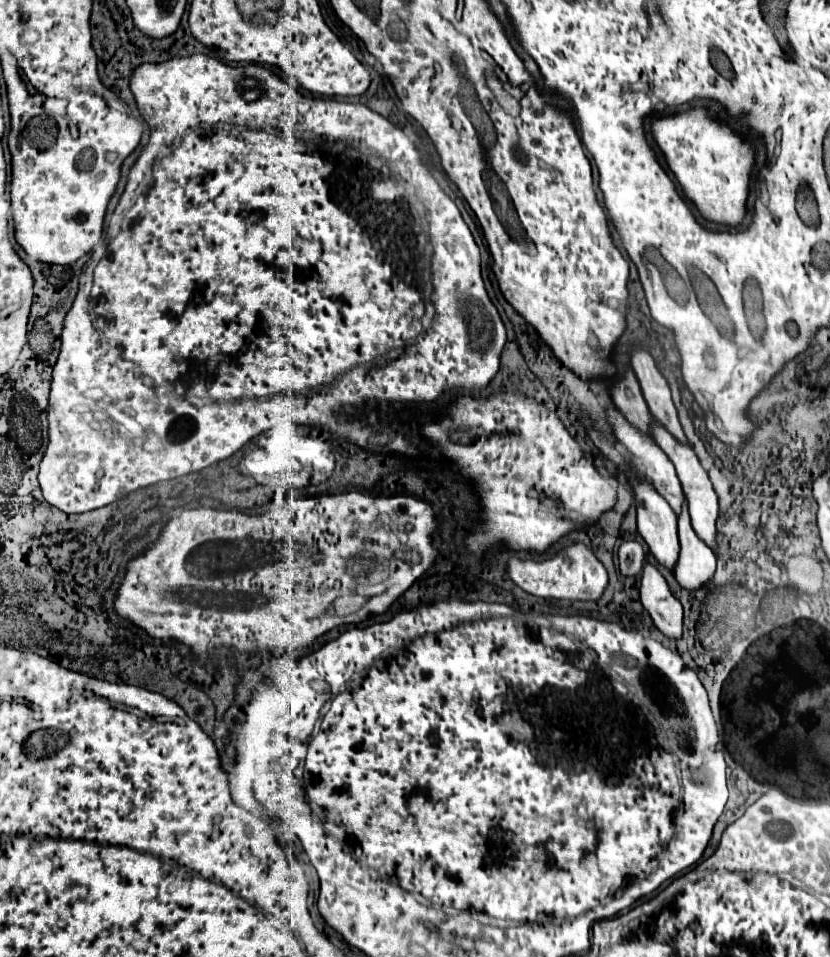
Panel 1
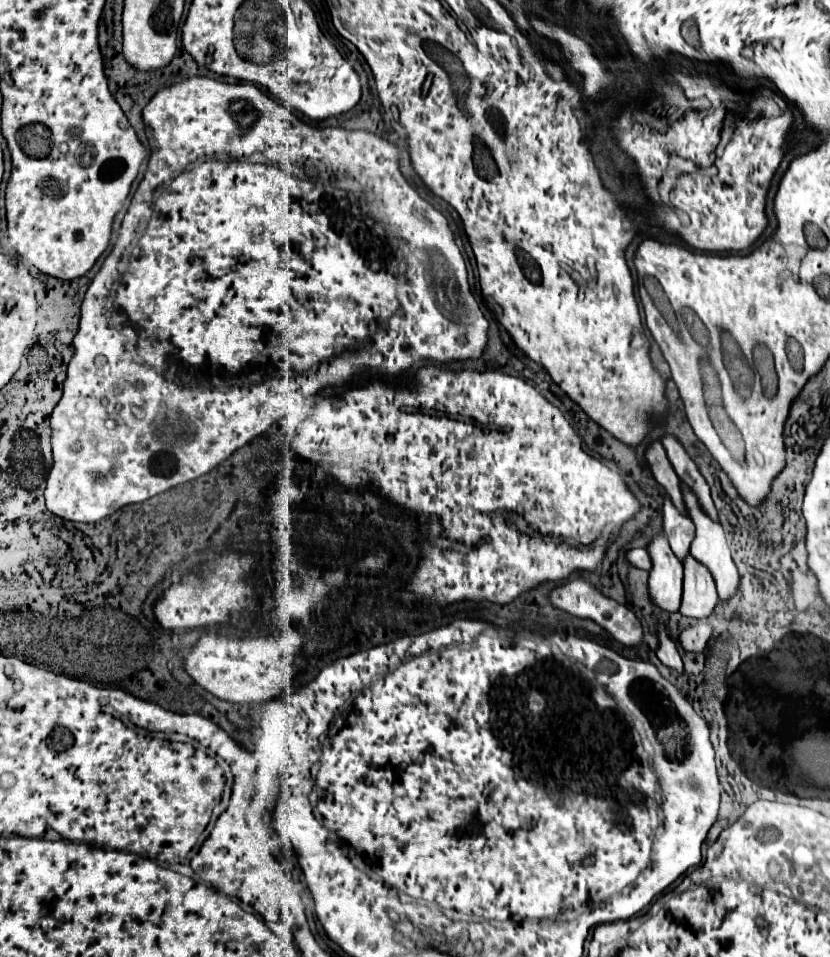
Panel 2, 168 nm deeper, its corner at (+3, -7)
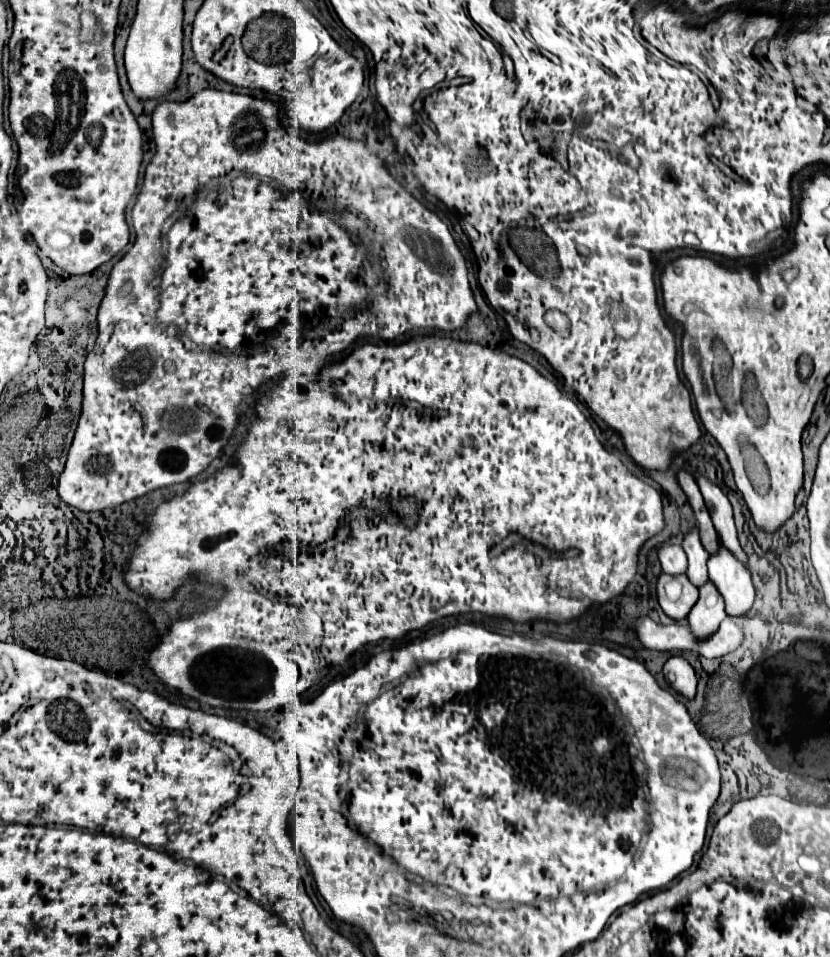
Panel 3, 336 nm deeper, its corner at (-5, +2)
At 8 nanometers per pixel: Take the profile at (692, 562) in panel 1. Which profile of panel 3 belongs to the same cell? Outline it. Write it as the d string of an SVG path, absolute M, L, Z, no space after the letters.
M708 580L700 586L700 598L688 614L688 624L698 638L706 638L708 634L712 634L712 630L716 630L716 626L720 626L726 616L728 614L724 610L724 598L716 590L716 586L712 586L712 580Z

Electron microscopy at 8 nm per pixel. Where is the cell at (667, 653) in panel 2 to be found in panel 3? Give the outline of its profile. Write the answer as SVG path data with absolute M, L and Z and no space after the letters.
M672 656L664 664L664 676L678 694L684 694L686 698L694 698L694 694L696 694L696 674L694 674L694 668L690 666L690 662L684 656Z

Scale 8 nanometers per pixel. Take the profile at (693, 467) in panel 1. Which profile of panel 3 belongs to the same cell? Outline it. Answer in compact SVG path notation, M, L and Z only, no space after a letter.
M718 546L720 550L716 554L710 554L708 558L708 574L710 574L710 580L716 584L716 588L720 590L722 598L724 598L724 604L726 604L726 612L730 616L740 616L740 614L746 614L754 602L754 586L752 586L752 580L750 580L750 570L730 552L722 546Z

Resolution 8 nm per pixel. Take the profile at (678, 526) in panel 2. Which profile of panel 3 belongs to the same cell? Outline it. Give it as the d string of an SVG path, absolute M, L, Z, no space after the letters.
M696 526L688 528L688 532L684 534L682 548L688 556L688 578L690 578L690 582L694 586L702 586L708 580L708 572L706 572L708 552L704 550L704 546L700 542L700 534L698 534Z

